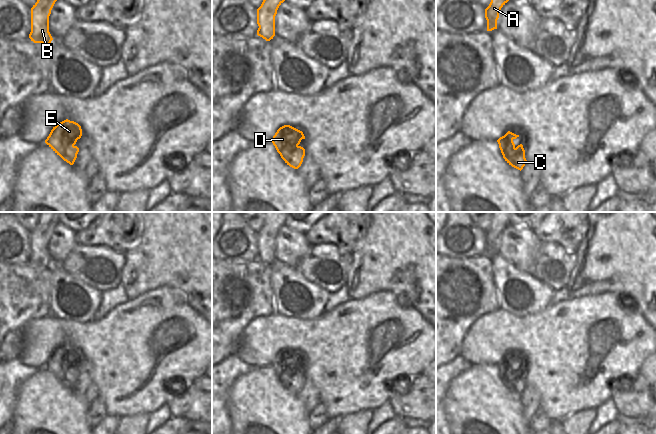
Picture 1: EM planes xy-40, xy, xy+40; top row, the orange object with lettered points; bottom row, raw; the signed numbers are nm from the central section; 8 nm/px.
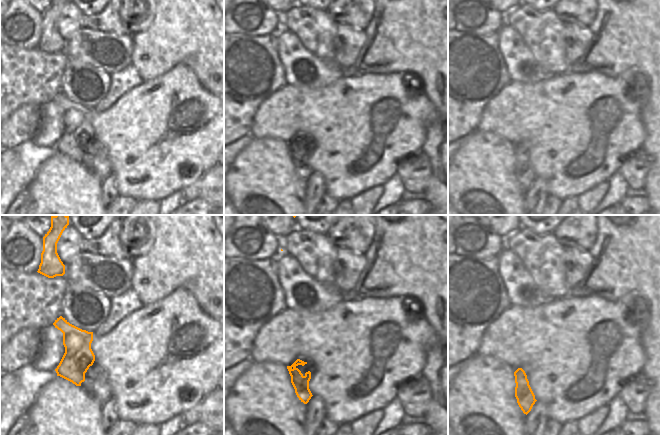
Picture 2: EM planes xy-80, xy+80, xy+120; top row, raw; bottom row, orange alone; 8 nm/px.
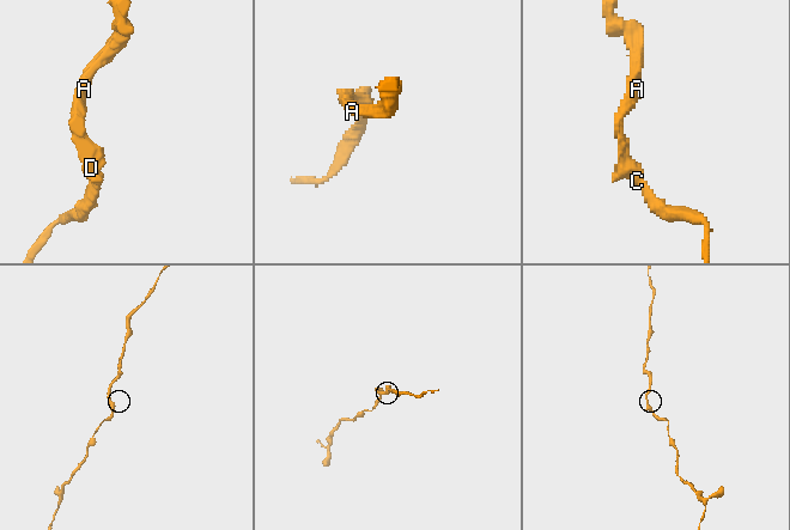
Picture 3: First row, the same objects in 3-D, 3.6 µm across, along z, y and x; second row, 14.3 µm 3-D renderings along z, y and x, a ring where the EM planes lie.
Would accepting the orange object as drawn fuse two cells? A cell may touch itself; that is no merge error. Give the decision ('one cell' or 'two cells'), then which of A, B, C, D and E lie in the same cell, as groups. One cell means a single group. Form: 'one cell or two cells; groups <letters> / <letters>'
one cell; groups A B C D E

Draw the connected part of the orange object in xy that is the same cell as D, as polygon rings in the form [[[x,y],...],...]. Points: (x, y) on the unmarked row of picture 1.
[[[290,350],[280,351],[271,366],[287,389],[298,393],[305,380],[305,373],[299,368],[305,360],[302,355]]]

